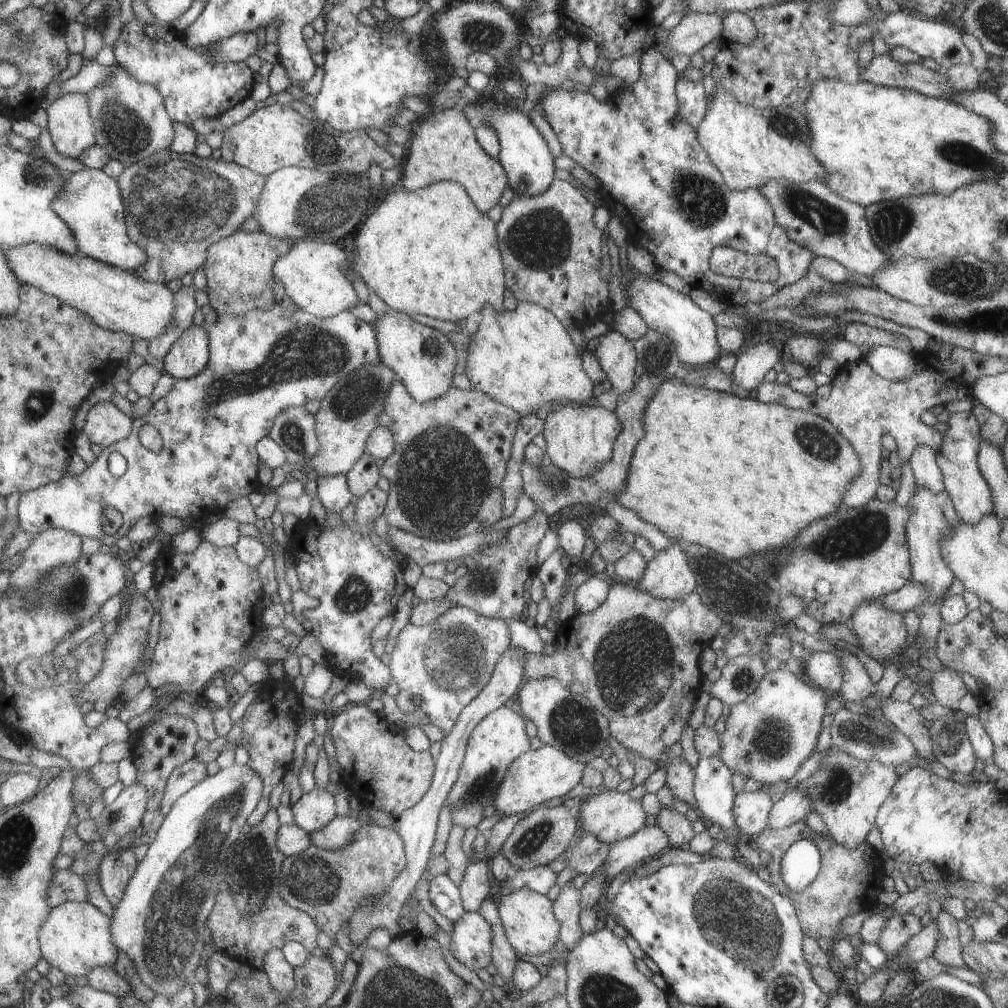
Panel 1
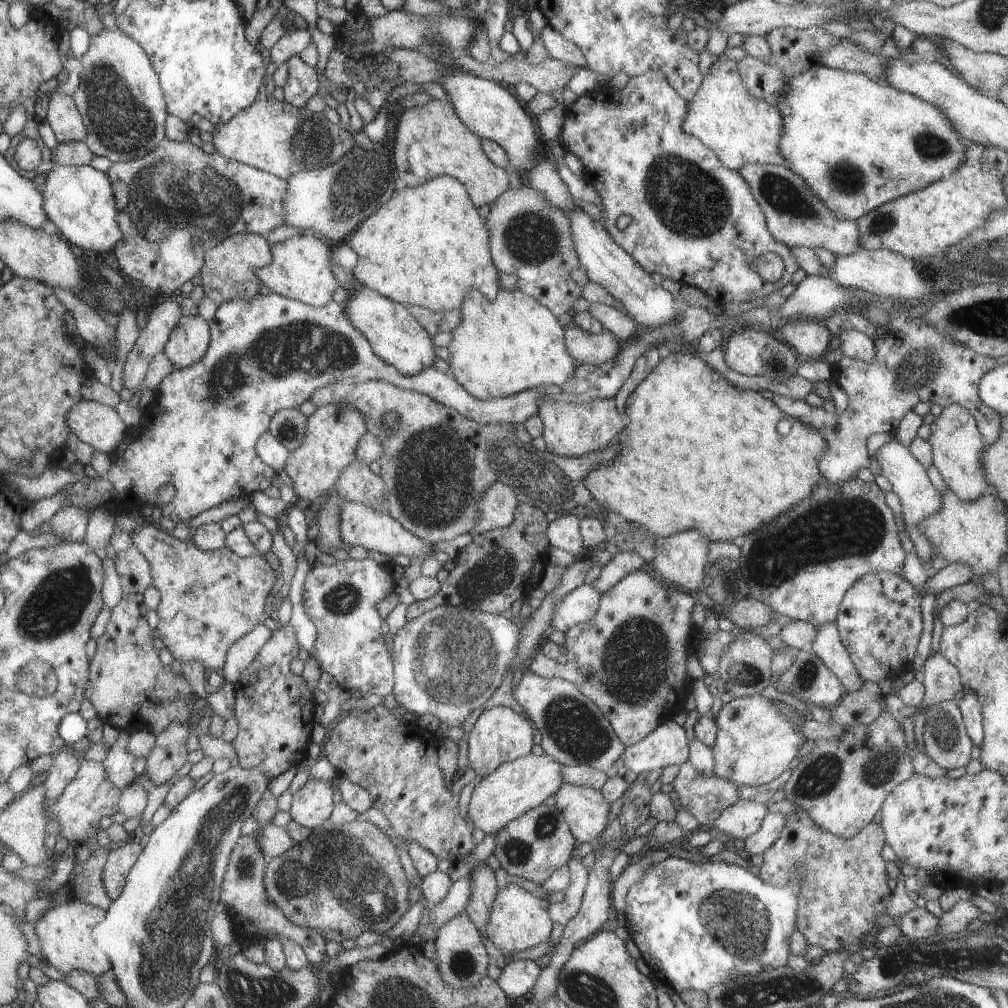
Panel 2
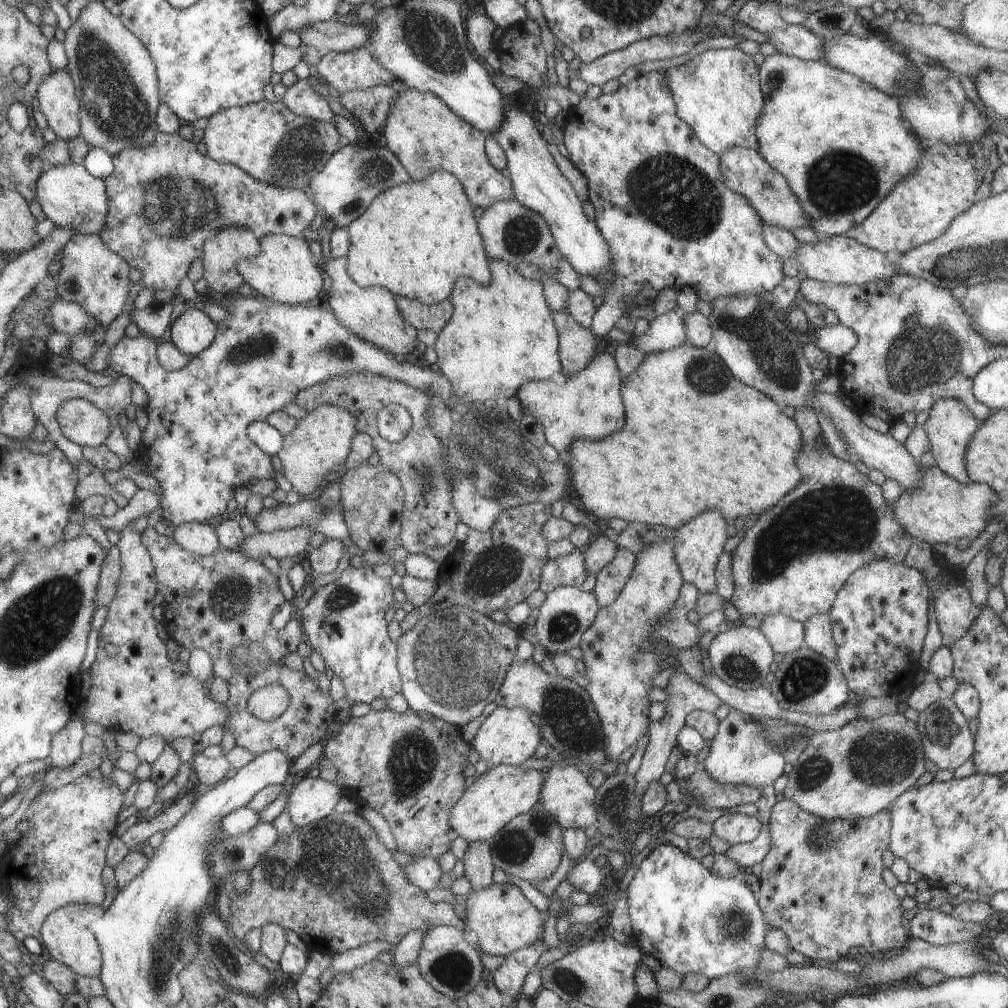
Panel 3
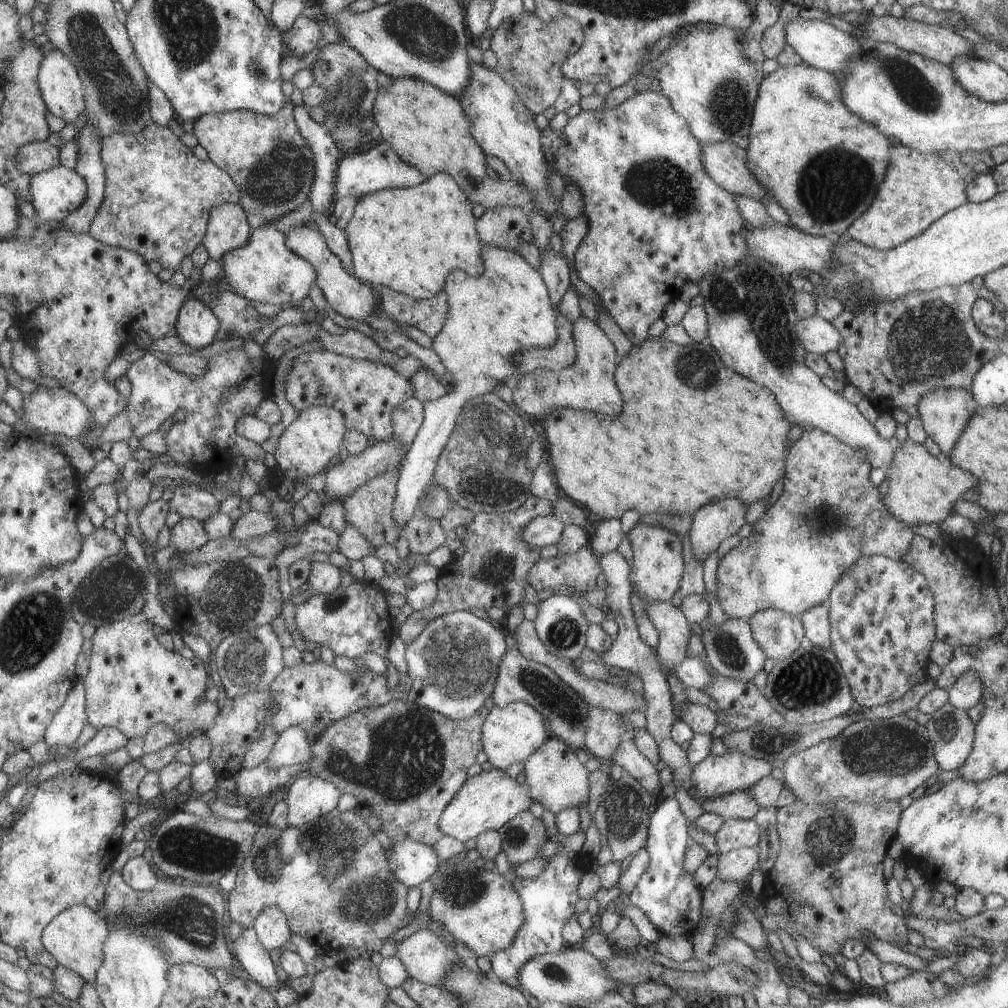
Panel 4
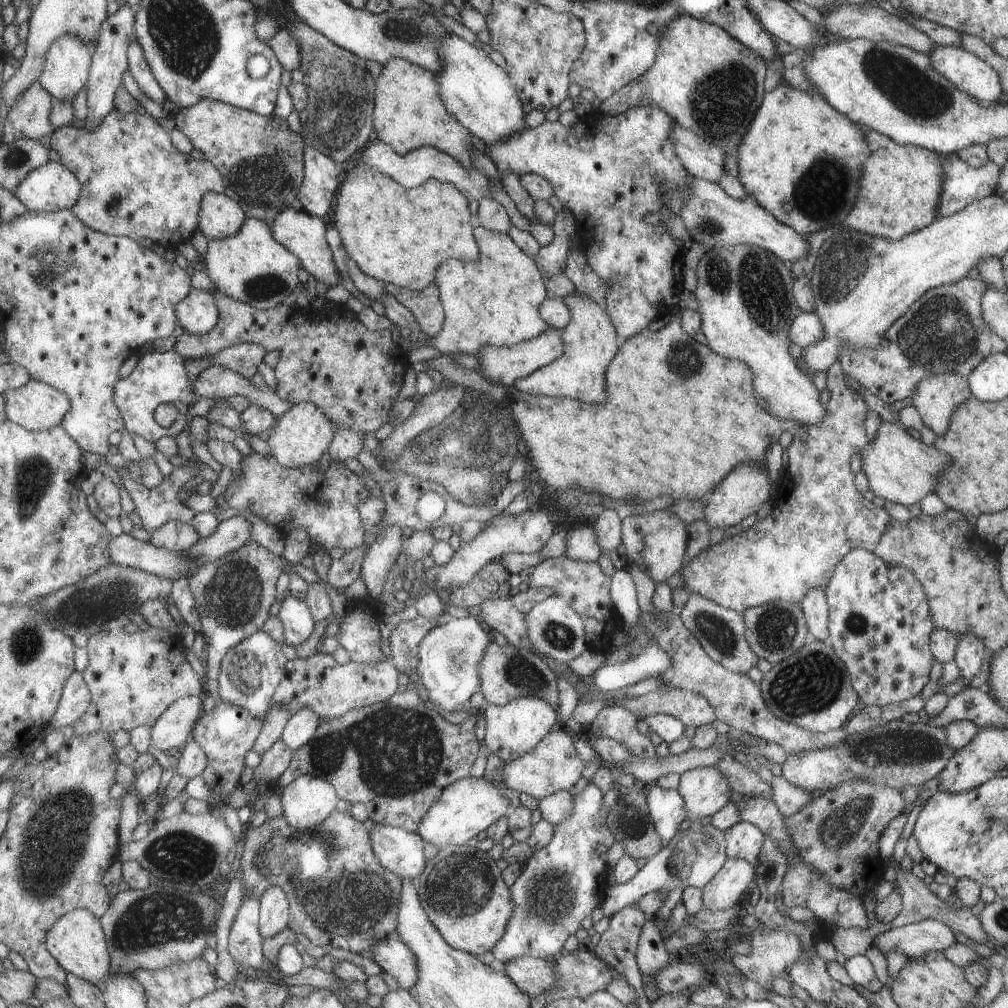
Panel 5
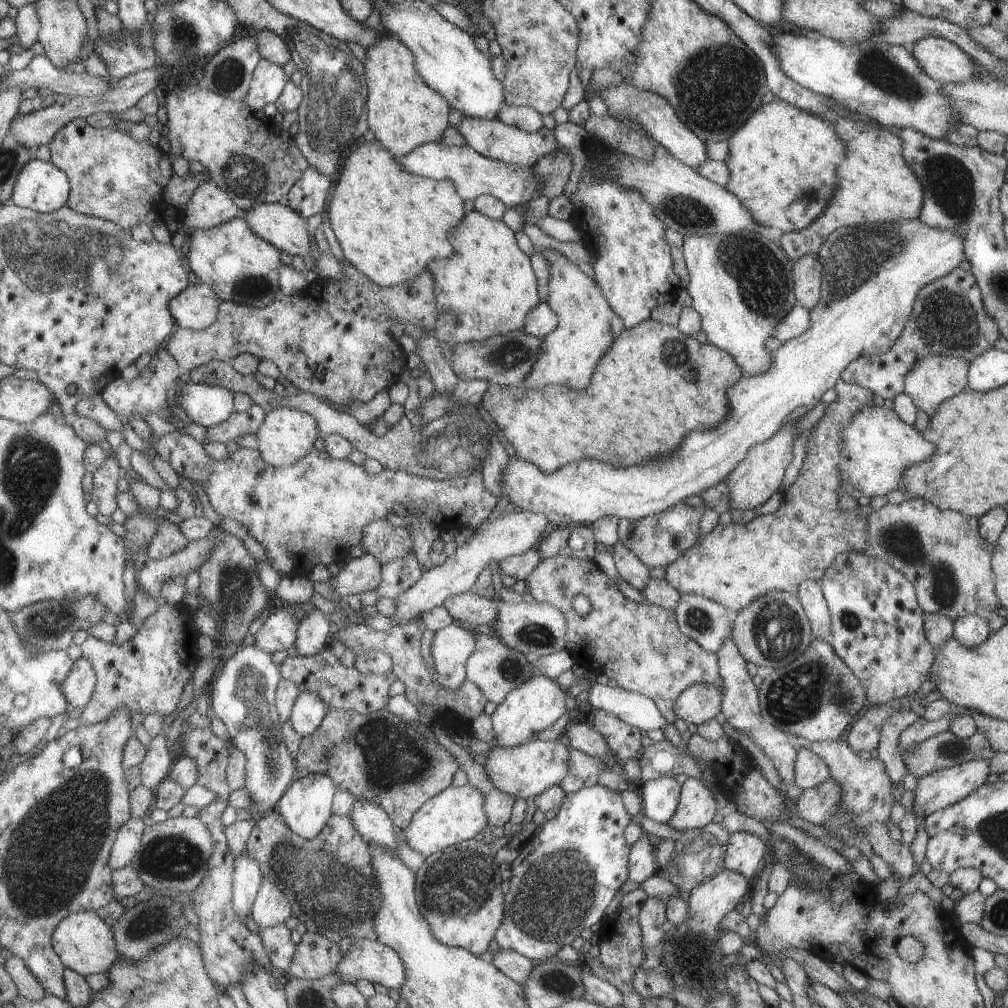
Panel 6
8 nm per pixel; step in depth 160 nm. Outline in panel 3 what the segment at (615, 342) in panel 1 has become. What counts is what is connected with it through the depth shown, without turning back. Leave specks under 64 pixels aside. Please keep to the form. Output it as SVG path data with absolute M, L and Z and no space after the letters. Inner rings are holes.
M555 311L553 324L558 334L558 358L561 361L560 377L579 372L590 363L592 354L603 342L589 328L579 326L566 311Z

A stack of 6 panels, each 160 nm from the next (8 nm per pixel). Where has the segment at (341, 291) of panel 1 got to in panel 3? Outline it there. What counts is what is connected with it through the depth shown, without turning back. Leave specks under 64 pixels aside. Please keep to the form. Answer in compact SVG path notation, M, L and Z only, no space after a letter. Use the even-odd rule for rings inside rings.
M268 234L259 239L258 245L260 249L255 256L240 258L237 262L239 274L257 296L288 305L303 305L319 294L323 286L320 268L315 266L316 258L311 256L309 246L301 236Z

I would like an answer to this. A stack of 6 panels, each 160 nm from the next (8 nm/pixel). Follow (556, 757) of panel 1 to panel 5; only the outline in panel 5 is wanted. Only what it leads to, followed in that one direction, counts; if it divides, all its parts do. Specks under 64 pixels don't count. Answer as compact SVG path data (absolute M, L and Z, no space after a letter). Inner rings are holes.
M468 776L453 781L443 790L438 800L427 809L416 833L425 843L429 842L437 848L465 845L470 838L485 830L496 818L508 814L510 810L509 800L501 796L489 781L483 777Z

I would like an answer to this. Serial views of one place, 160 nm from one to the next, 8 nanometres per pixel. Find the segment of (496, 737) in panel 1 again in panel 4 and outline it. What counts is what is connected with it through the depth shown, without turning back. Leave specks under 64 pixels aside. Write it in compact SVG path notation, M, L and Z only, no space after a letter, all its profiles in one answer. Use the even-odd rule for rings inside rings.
M515 701L506 707L493 706L487 713L482 726L483 752L487 760L495 769L502 771L513 762L525 761L535 752L545 740L545 726L543 715L539 720L539 713L532 706L521 701Z

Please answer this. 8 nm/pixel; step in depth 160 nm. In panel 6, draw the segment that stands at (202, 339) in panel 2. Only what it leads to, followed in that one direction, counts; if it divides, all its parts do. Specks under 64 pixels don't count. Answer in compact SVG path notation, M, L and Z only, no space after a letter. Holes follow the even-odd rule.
M201 282L191 283L171 298L169 311L182 329L203 330L215 322L218 301L210 286Z

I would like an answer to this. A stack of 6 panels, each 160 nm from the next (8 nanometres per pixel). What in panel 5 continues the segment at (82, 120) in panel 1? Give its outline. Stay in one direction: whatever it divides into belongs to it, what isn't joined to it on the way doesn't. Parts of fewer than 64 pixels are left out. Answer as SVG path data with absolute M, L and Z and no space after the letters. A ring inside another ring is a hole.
M67 33L59 37L49 49L46 56L44 71L38 81L59 101L72 101L83 86L87 86L90 70L93 65L93 54L84 43L84 38Z

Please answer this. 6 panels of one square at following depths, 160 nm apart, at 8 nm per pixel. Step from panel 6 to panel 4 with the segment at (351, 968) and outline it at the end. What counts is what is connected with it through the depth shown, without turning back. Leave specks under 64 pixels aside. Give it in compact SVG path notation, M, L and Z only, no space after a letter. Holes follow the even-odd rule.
M424 926L397 942L394 956L401 961L407 977L418 983L440 986L450 966L459 962L448 944L450 940L440 940L431 928Z

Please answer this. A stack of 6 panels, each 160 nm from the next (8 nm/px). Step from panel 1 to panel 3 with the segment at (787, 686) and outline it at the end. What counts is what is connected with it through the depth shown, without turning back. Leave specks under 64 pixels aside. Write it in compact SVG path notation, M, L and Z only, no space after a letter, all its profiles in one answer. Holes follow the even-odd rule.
M727 709L727 713L718 721L718 734L712 738L710 750L706 758L701 762L701 768L721 784L747 785L752 787L764 787L771 785L783 772L783 757L778 749L762 736L767 726L759 723L755 718L748 717L745 713Z

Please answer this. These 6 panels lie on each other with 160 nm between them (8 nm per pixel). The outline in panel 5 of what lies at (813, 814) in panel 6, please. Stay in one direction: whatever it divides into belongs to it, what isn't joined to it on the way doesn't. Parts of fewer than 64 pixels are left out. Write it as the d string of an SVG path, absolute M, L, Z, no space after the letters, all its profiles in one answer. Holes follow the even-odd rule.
M774 777L770 783L771 800L777 805L783 817L791 816L810 803L809 793L793 786L783 777Z

